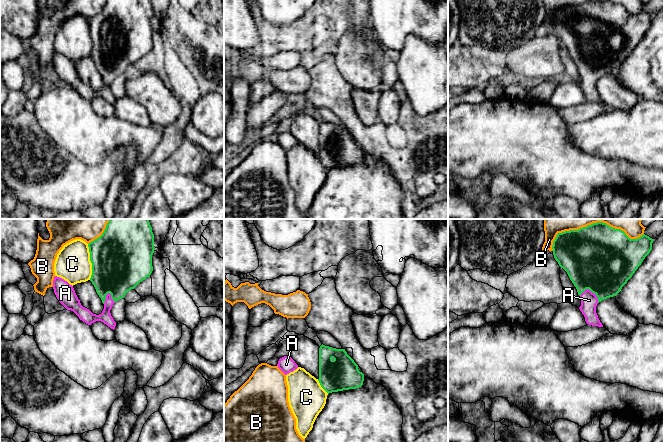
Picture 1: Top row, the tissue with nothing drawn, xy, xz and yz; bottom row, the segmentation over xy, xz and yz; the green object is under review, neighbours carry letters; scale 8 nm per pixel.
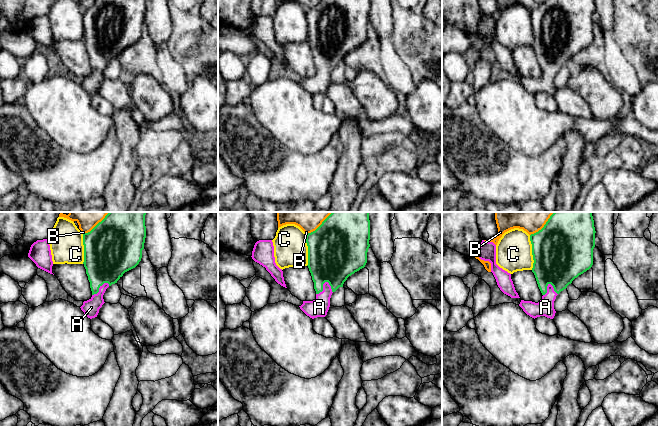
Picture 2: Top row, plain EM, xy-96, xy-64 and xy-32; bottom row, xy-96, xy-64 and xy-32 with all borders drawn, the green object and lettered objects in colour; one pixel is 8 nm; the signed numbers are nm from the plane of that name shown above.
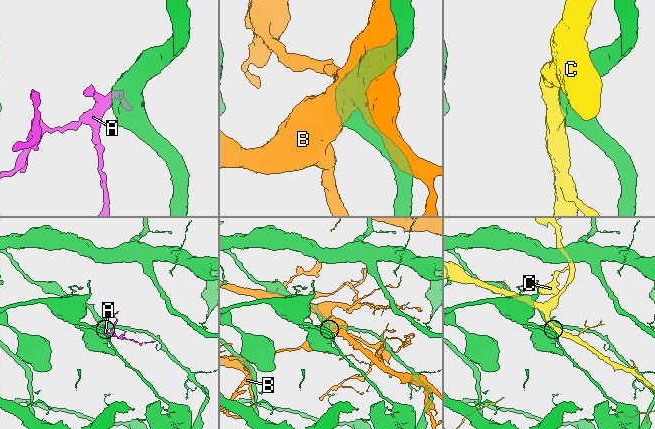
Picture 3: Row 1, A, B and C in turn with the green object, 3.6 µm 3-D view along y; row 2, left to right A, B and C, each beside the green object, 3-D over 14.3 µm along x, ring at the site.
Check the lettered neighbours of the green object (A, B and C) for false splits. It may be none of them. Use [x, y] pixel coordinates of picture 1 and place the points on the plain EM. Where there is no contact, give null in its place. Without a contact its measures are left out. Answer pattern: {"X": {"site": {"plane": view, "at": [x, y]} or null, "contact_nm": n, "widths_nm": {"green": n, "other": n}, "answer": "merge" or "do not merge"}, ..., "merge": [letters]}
{"A": {"site": {"plane": "yz", "at": [591, 67]}, "contact_nm": 170, "widths_nm": {"green": 480, "other": 140}, "answer": "merge"}, "B": {"site": {"plane": "yz", "at": [566, 7]}, "contact_nm": 380, "widths_nm": {"green": 440, "other": 110}, "answer": "do not merge"}, "C": {"site": {"plane": "xy", "at": [91, 38]}, "contact_nm": 280, "widths_nm": {"green": 480, "other": 280}, "answer": "do not merge"}, "merge": ["A"]}

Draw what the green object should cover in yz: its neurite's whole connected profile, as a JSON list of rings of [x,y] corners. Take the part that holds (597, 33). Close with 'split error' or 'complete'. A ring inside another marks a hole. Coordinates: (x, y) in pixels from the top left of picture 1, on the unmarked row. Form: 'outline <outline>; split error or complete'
outline [[[591,0],[578,6],[558,9],[553,17],[553,31],[559,42],[563,44],[581,75],[580,87],[588,101],[603,103],[596,89],[596,82],[604,75],[616,72],[632,53],[645,33],[652,26],[653,15],[643,10],[637,15],[630,15],[624,7],[615,5],[607,0]]]; split error

